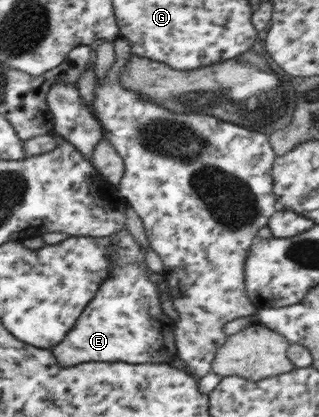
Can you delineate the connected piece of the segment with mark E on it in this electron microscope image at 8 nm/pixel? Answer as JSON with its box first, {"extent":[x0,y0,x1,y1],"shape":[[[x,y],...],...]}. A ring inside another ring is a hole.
{"extent":[50,228,177,366],"shape":[[[125,228],[107,238],[113,248],[109,256],[109,275],[100,283],[72,328],[50,352],[60,366],[84,362],[170,364],[177,357],[173,337],[175,322],[162,313],[158,289],[147,277],[150,270],[144,262],[146,247],[137,244]]]}

